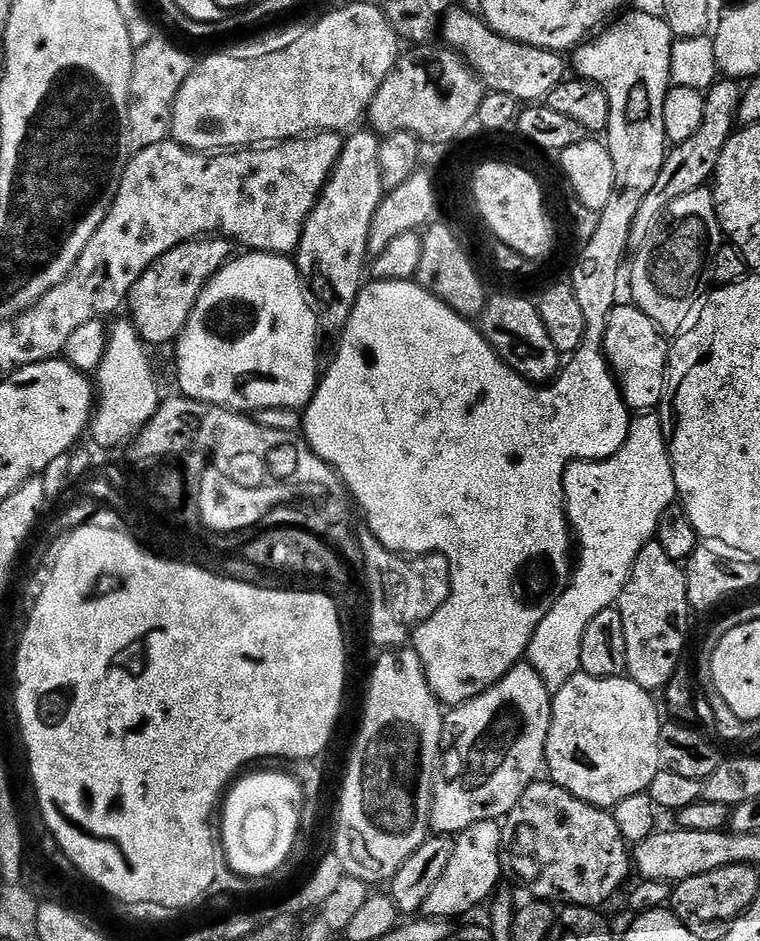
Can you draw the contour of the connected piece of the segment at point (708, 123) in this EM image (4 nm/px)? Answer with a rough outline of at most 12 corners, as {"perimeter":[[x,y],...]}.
{"perimeter":[[720,78],[707,89],[702,126],[665,155],[646,194],[629,249],[644,247],[682,194],[715,177],[738,124],[742,88]]}

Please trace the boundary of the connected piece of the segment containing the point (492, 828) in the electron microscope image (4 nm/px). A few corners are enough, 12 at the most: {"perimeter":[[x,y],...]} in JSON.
{"perimeter":[[494,820],[455,837],[422,909],[455,921],[501,887]]}

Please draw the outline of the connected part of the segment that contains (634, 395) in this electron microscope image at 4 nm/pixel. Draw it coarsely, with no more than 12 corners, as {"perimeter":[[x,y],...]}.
{"perimeter":[[635,304],[606,322],[603,355],[633,413],[666,396],[670,347]]}

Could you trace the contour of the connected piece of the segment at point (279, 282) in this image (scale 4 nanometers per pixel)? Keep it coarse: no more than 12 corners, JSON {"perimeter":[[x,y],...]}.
{"perimeter":[[289,257],[209,278],[174,341],[179,391],[303,410],[318,321]]}

